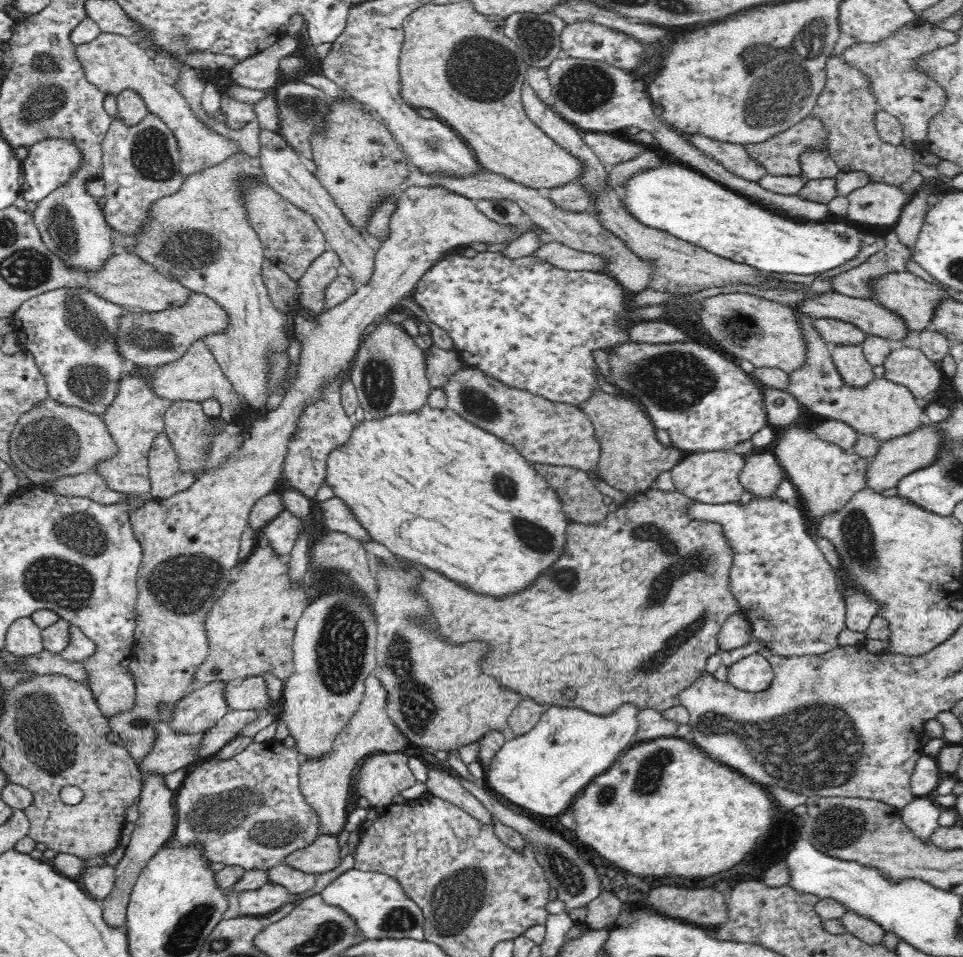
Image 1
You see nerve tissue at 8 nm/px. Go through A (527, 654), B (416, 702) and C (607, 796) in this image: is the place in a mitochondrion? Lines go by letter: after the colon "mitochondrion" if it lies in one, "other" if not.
A: other
B: mitochondrion
C: mitochondrion

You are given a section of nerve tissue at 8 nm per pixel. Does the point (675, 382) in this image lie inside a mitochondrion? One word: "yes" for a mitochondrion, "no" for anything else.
yes

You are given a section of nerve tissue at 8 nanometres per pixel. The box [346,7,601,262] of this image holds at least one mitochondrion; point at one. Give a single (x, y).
(483, 70)

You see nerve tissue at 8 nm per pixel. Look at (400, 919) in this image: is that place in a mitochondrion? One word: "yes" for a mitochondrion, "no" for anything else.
yes

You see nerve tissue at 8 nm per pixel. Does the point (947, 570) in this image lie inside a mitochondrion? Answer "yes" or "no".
no

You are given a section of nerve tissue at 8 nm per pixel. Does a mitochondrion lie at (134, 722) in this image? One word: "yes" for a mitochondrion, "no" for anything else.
yes

